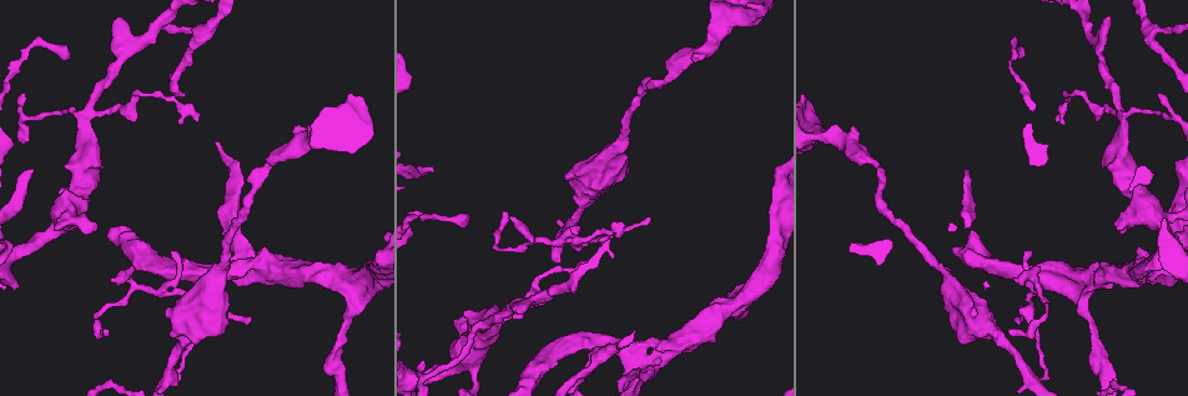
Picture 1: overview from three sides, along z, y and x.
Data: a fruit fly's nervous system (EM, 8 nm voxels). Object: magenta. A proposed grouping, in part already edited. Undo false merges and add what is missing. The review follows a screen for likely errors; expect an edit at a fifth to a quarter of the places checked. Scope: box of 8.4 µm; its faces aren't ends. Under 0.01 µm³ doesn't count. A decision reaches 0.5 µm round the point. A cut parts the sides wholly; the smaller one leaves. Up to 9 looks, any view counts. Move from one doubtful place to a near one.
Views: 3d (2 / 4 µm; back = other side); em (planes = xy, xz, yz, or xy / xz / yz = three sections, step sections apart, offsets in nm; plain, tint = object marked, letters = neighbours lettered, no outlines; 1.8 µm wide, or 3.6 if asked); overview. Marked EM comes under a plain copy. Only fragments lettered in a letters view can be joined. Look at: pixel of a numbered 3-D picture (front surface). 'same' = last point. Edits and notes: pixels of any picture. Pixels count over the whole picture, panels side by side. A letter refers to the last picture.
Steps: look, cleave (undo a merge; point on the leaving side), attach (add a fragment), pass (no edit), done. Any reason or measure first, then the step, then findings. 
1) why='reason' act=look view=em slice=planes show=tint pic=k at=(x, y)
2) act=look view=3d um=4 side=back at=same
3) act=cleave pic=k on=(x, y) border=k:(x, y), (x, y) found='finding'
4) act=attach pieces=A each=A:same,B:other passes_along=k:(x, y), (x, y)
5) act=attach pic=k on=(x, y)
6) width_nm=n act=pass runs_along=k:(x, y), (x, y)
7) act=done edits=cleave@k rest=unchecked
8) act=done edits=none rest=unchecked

why='abrupt turn' act=look view=em slice=planes show=tint pic=1 at=(1036, 296)

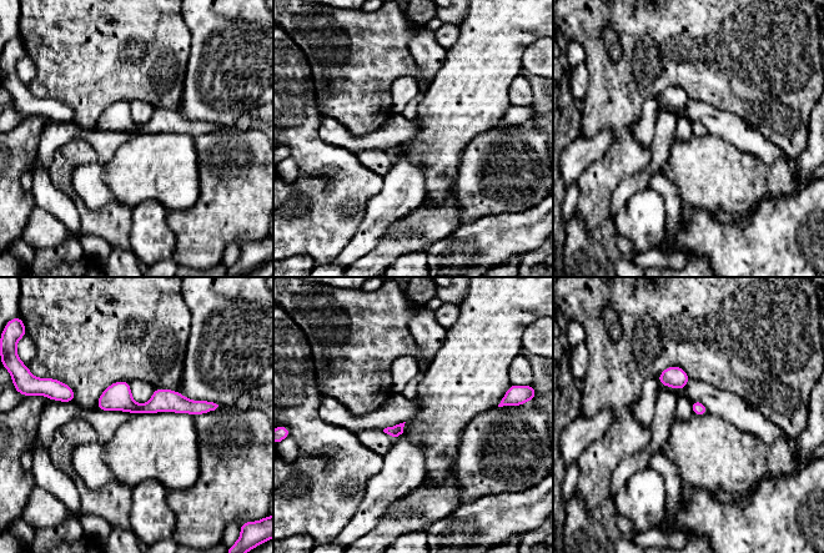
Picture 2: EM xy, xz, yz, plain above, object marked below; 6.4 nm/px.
why='what lies round it' act=look view=em slice=planes show=letters at=same

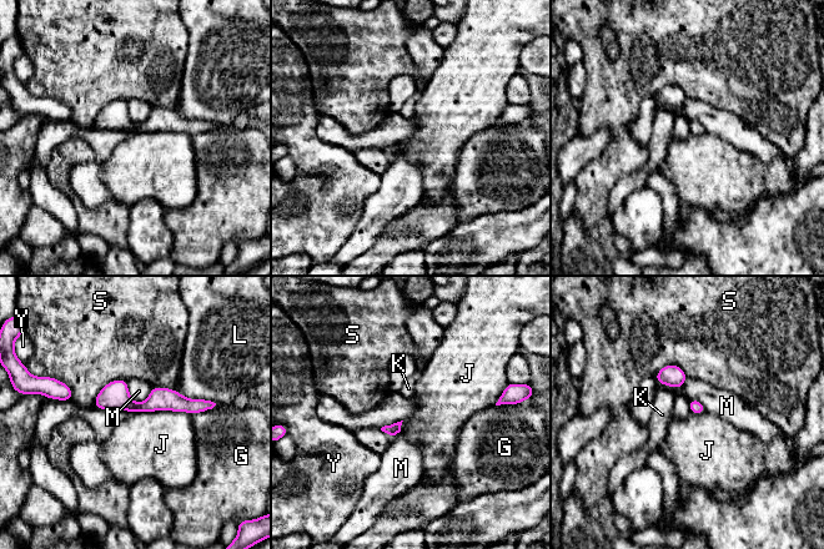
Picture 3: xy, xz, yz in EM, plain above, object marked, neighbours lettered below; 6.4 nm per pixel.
act=pass each=G:other,J:other,K:other,L:other,M:other,S:other,Y:other runs_along=3:(98, 402), (205, 403) found='all the same neuron'

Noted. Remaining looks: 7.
why='sudden change in width' act=look view=3d um=2 pic=1 at=(349, 276)

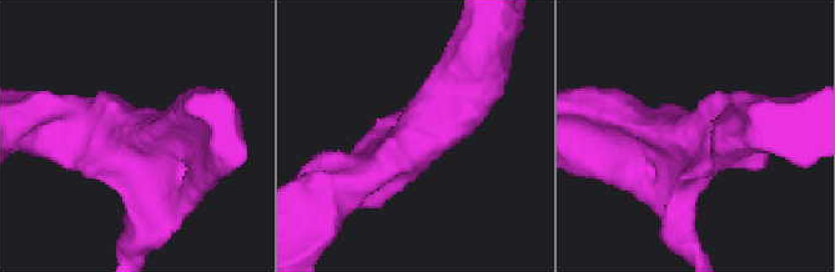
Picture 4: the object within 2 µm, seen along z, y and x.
arms=3 arm_widths_nm=220,320,340 act=look view=em slice=xy step=8 show=tint pic=4 at=(414, 146)

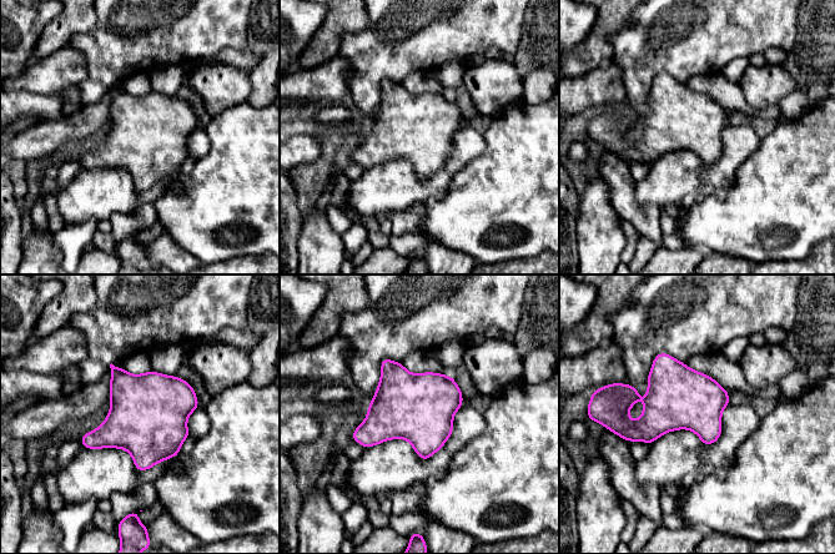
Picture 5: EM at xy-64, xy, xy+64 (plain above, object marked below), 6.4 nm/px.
why='another direction' act=look view=em slice=planes show=letters at=same

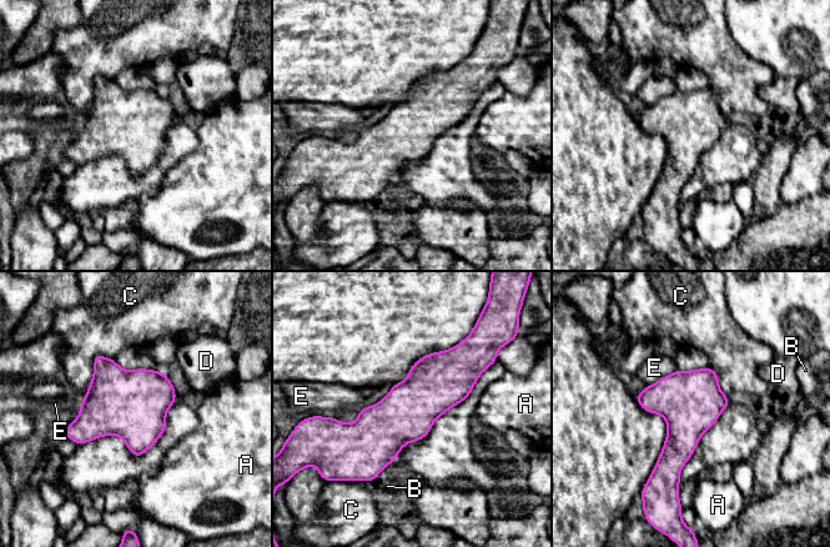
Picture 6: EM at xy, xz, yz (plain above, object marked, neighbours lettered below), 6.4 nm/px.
act=pass each=A:other,B:other,C:other,D:other,E:other runs_along=6:(476, 372), (385, 428), (338, 425) found='all the same neuron'

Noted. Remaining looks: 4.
why='thin neck' act=look view=3d um=4 pic=1 at=(256, 270)

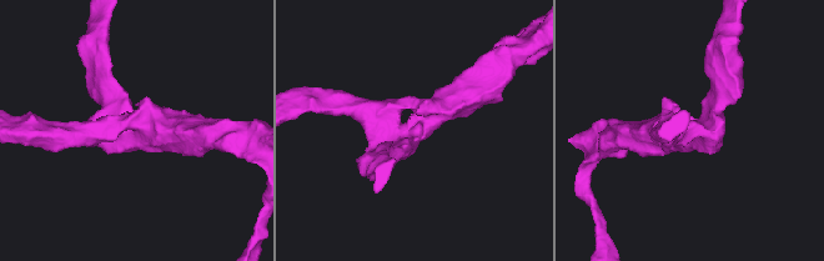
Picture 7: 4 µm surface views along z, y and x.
act=look view=em slice=yz step=8 show=tint pic=7 at=(413, 129)

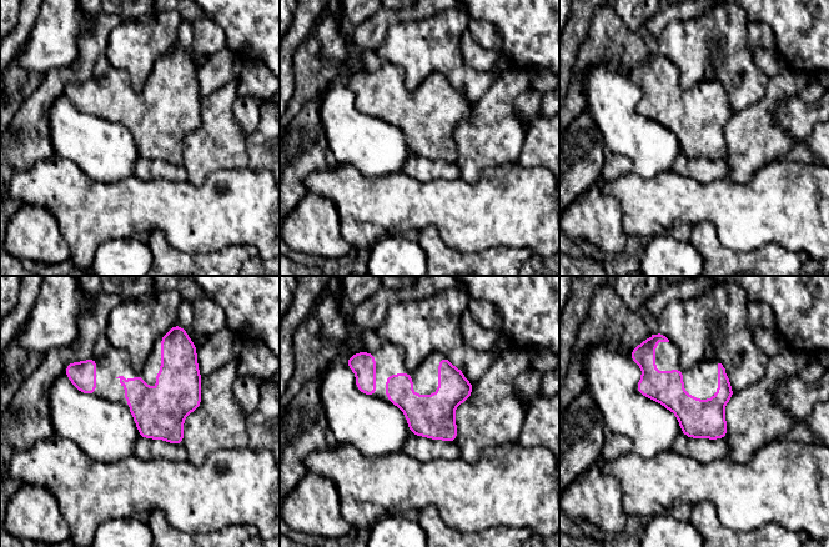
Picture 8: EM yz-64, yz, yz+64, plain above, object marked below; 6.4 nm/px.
act=look view=em slice=yz step=8 show=letters at=same

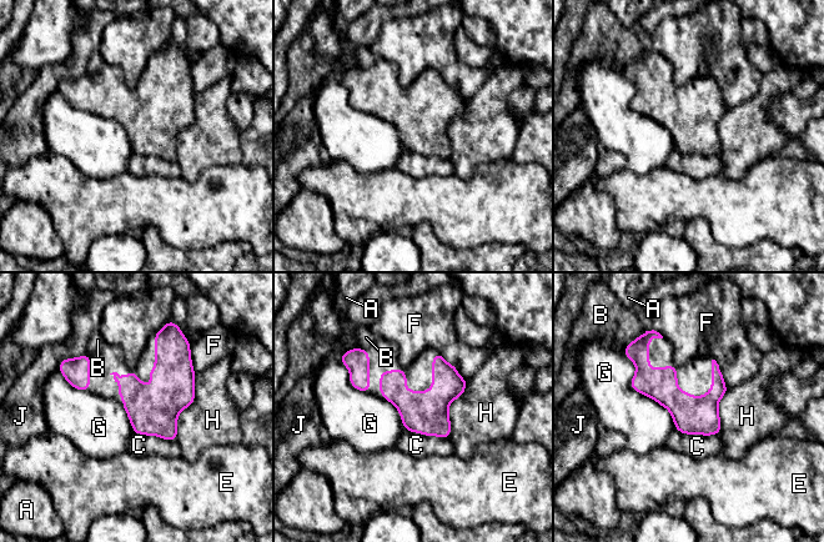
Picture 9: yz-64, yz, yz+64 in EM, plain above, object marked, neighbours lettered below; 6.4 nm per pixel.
longest_contact=G:550nm act=pass each=A:other,B:other,C:other,E:other,F:other,G:other,H:other,J:other found='all the same neuron'

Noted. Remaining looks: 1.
act=done edits=none rest=unchecked

